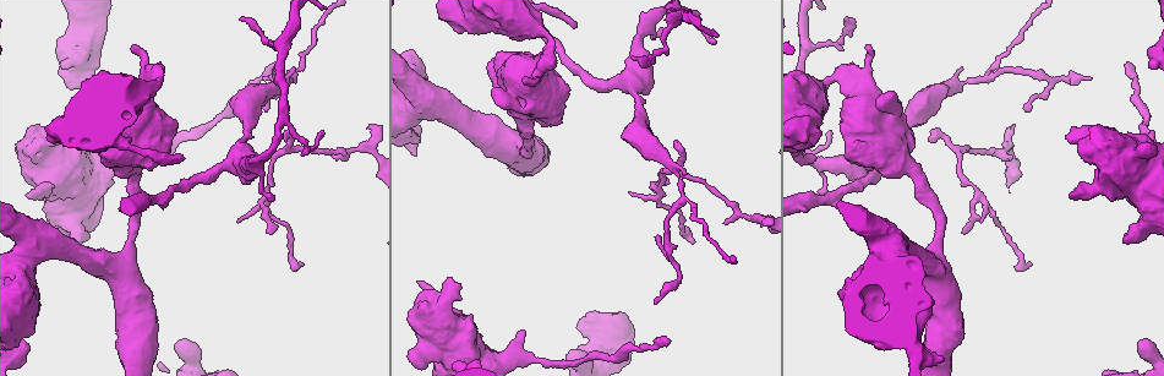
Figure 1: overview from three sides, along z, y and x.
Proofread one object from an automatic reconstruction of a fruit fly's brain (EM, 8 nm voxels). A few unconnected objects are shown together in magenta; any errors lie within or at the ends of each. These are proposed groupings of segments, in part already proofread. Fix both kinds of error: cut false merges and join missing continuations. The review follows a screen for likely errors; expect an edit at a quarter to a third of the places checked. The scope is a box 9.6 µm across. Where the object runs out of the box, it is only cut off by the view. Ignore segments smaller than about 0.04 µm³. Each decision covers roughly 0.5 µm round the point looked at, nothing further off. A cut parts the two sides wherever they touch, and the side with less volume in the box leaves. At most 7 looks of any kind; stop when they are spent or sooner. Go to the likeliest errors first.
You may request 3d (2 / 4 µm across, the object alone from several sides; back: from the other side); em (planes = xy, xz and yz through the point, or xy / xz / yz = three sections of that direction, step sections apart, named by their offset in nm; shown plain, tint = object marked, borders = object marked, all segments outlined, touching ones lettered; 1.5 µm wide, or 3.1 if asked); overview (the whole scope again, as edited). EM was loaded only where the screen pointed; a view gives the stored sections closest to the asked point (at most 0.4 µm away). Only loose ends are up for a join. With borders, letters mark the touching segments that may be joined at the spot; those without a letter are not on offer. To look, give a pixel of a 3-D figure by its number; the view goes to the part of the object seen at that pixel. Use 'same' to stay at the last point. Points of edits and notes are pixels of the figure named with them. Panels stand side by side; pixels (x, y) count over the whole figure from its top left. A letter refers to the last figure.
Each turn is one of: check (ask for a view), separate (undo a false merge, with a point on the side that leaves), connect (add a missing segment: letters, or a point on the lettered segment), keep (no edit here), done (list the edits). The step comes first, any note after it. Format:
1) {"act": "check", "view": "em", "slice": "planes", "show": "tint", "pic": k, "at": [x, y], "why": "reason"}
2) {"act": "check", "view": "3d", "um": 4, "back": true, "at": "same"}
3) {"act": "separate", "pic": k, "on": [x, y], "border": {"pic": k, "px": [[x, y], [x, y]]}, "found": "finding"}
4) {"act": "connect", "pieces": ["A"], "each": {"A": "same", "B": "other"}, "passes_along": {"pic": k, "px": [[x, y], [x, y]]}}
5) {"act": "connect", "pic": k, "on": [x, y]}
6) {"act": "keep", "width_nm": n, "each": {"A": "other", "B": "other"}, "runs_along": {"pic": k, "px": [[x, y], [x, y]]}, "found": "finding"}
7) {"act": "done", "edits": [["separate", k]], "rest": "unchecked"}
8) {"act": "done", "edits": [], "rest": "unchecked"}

{"act": "check", "view": "em", "slice": "planes", "show": "tint", "pic": 1, "at": [669, 339], "why": "end of a long branch"}

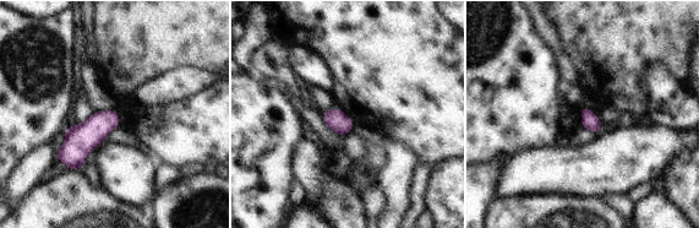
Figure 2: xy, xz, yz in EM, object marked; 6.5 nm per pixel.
{"act": "check", "view": "em", "slice": "planes", "show": "borders", "at": "same", "why": "see the neighbours"}

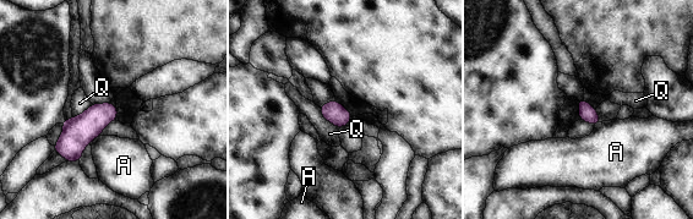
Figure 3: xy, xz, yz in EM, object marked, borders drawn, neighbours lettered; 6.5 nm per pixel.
{"act": "keep", "each": {"A": "other", "Q": "other"}, "border": {"pic": 3, "px": [[318, 108], [327, 120], [339, 127]]}, "found": "none of them fits"}

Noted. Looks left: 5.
{"act": "check", "view": "em", "slice": "planes", "show": "borders", "pic": 1, "at": [1024, 109], "why": "tapers out"}

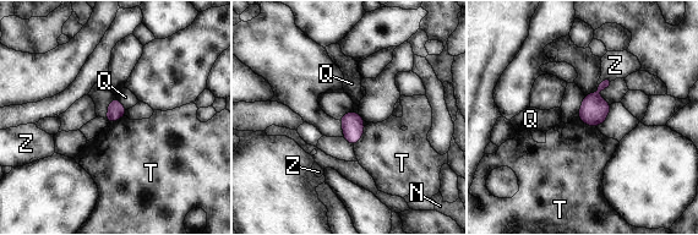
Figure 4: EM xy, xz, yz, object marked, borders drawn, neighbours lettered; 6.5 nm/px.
{"act": "keep", "each": {"N": "other", "Q": "other", "T": "other", "Z": "other"}, "border": {"pic": 4, "px": [[365, 126], [361, 137], [354, 145]]}, "found": "none of them fits"}

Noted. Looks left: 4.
{"act": "check", "view": "em", "slice": "xy", "step": 8, "show": "tint", "pic": 1, "at": [676, 143], "why": "branch stops here"}

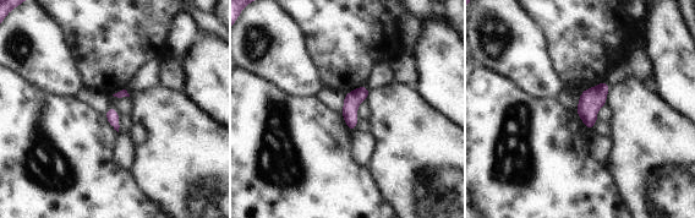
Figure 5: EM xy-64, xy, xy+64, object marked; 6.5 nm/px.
{"act": "check", "view": "em", "slice": "planes", "show": "borders", "at": "same", "why": "cut it another way"}

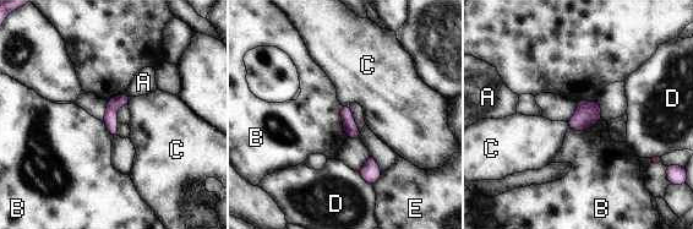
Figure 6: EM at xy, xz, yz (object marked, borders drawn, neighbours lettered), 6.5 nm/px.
{"act": "keep", "longest_contact_nm": ["B", 220], "each": {"A": "other", "B": "other", "C": "other", "D": "other", "E": "other"}, "border": {"pic": 6, "px": [[340, 105], [342, 126], [348, 137]]}, "found": "no lettered segment goes on from it"}

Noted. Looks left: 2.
{"act": "done", "edits": [], "rest": "unchecked"}

